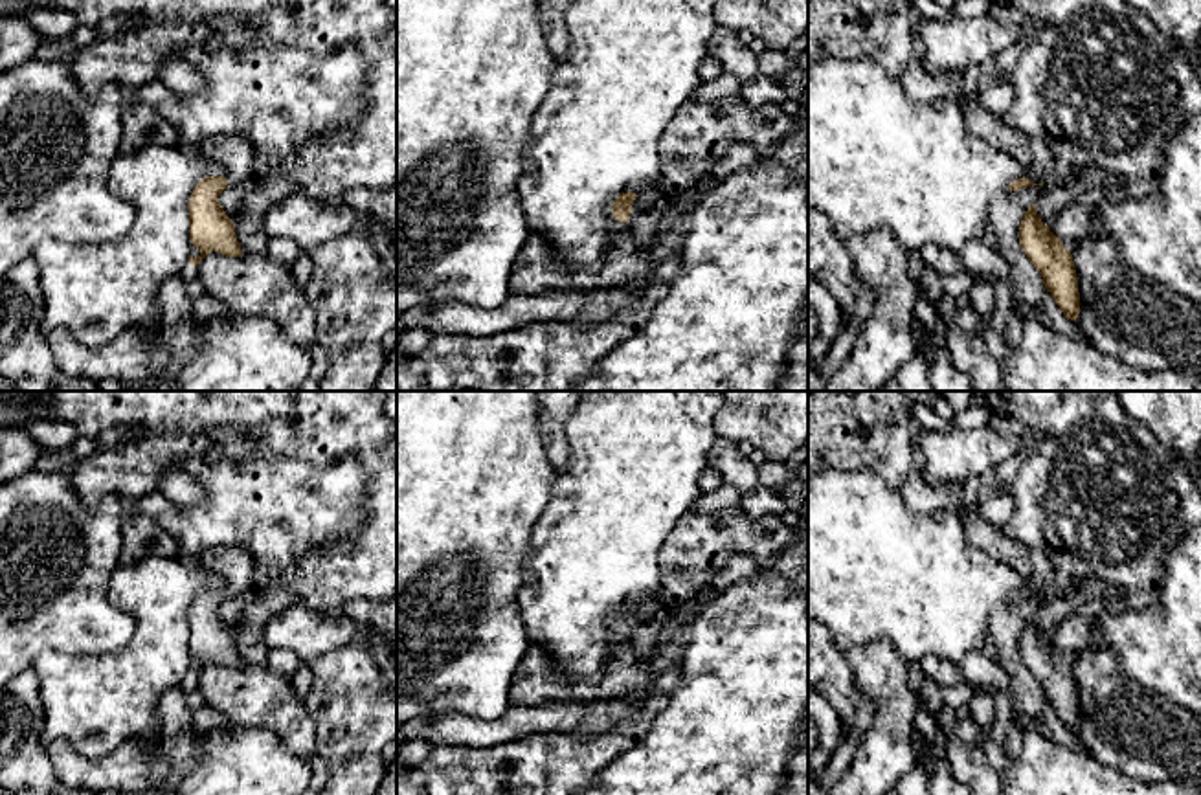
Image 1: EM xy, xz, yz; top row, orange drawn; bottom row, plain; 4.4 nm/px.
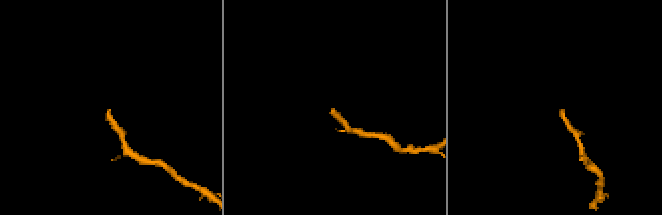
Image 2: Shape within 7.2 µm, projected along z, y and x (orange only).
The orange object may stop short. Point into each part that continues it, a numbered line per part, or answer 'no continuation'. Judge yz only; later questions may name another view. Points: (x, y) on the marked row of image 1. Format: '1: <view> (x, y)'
1: yz (922, 87)

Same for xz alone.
1: xz (647, 202)

